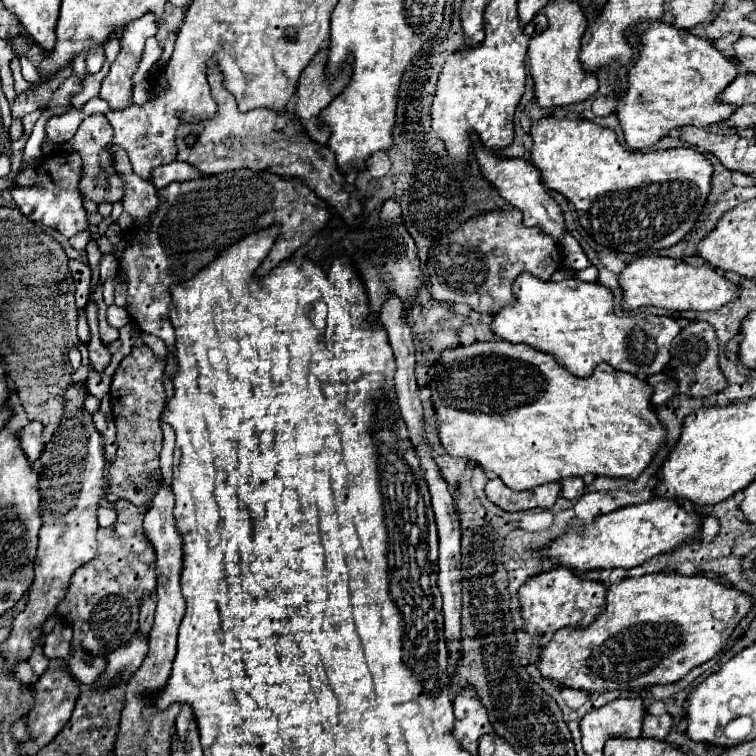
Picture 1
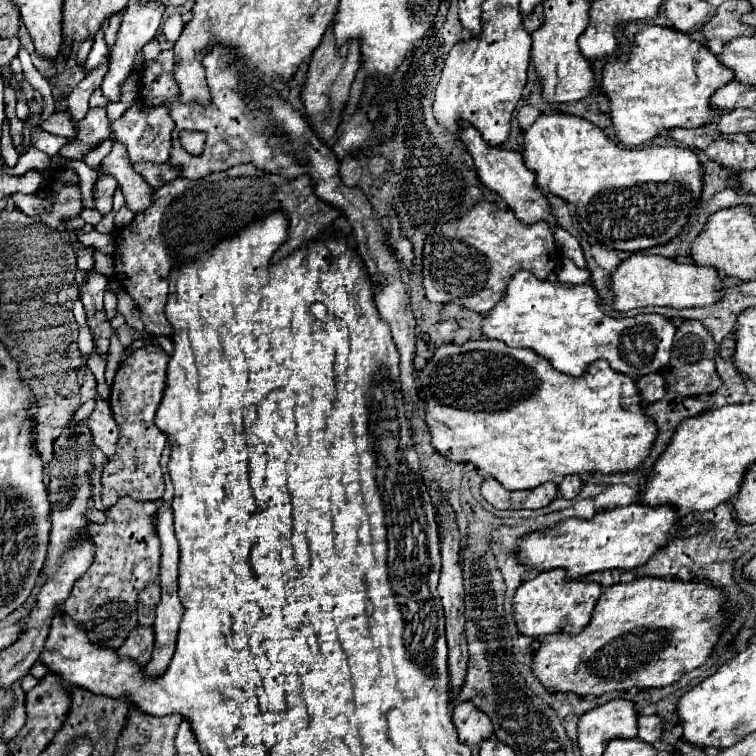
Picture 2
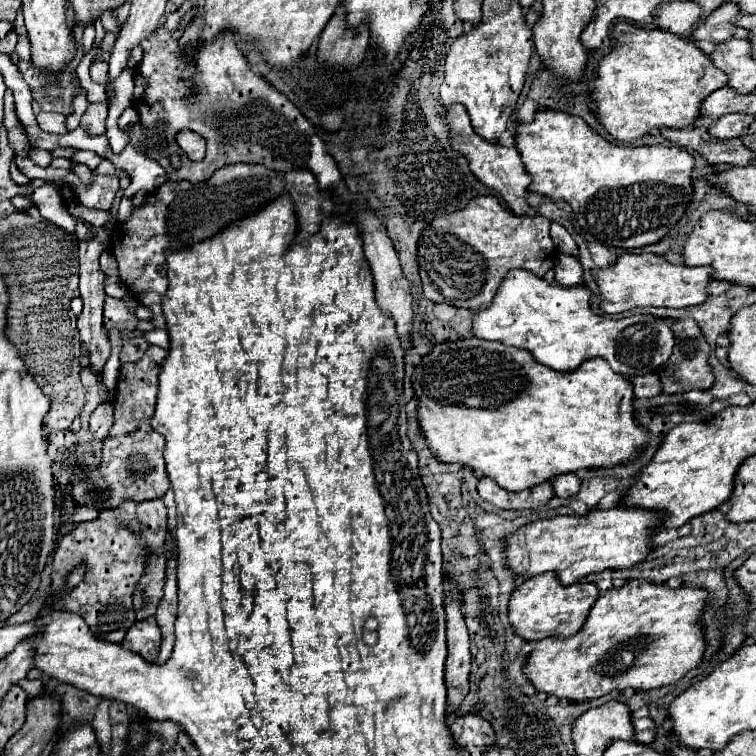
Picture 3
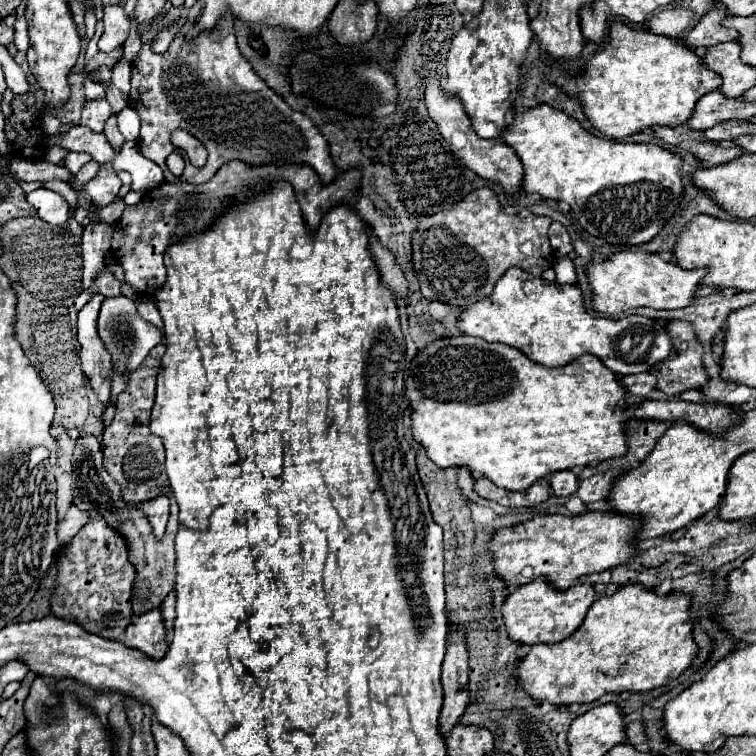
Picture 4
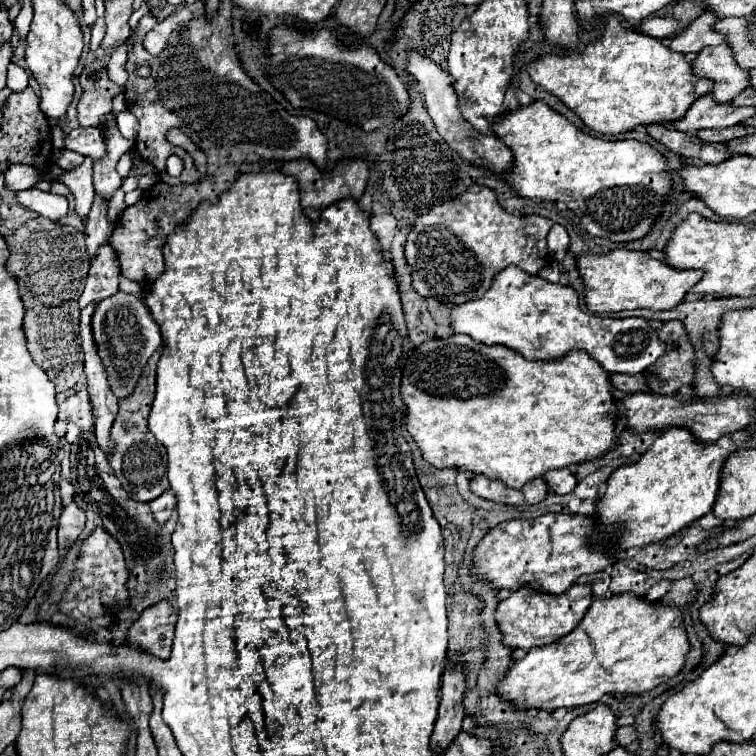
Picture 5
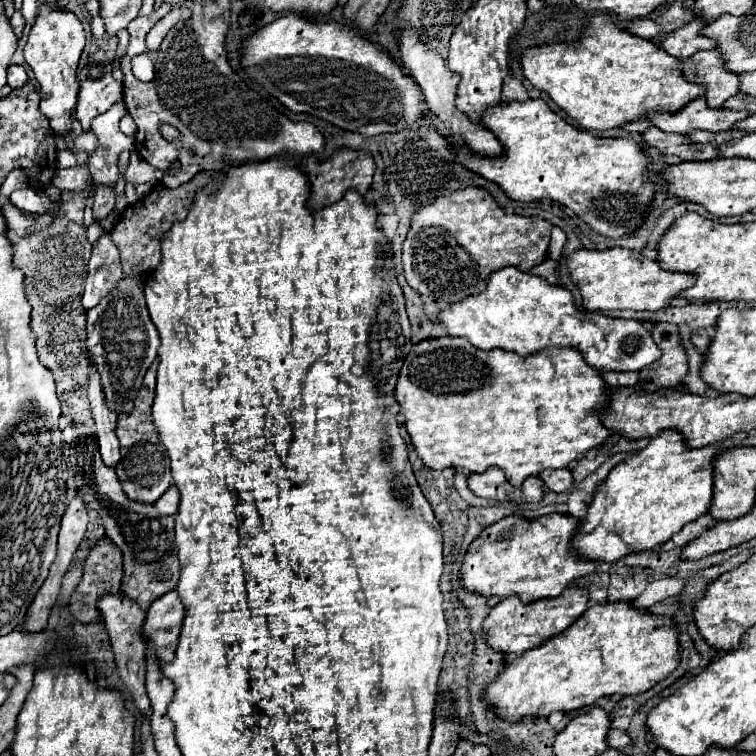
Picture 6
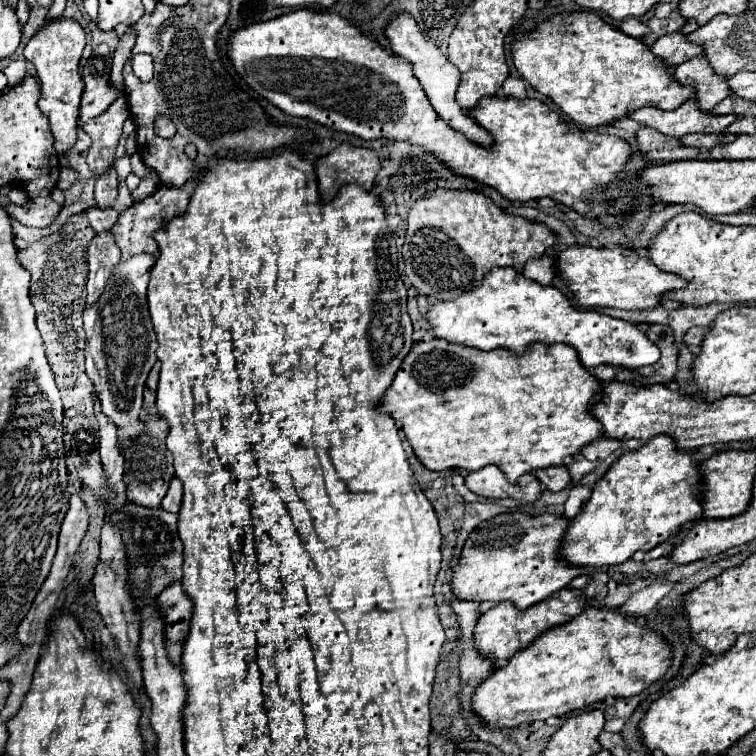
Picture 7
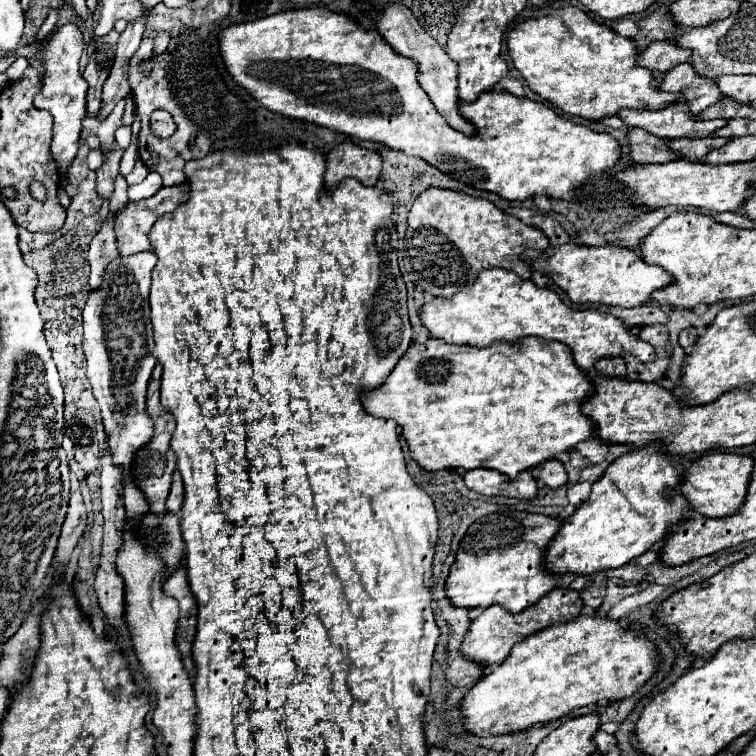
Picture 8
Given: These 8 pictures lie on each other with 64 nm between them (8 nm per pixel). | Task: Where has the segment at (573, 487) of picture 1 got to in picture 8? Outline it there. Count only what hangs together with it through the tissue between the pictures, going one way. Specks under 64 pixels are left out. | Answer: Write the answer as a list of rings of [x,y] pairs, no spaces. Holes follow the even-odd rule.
[[[556,458],[546,460],[544,464],[536,466],[536,468],[532,470],[532,476],[534,476],[540,484],[550,486],[550,488],[560,488],[560,486],[564,486],[566,480],[568,480],[562,462],[556,460]]]

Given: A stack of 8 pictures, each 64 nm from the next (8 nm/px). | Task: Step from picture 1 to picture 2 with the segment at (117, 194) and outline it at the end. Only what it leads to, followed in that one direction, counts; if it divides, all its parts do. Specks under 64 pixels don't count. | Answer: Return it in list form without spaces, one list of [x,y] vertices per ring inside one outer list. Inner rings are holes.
[[[90,108],[84,120],[78,122],[76,132],[78,132],[78,140],[62,146],[58,152],[60,156],[82,160],[84,152],[88,152],[98,142],[110,136],[110,122],[106,118],[106,108]]]

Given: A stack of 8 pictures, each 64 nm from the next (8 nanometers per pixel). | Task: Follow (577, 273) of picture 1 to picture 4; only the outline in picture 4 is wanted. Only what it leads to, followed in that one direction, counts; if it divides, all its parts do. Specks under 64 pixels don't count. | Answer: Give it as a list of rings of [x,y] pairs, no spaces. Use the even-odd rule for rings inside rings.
[[[570,258],[556,260],[554,270],[556,270],[556,282],[560,282],[560,284],[574,284],[574,282],[576,282],[574,264],[572,264],[572,260],[570,260]]]

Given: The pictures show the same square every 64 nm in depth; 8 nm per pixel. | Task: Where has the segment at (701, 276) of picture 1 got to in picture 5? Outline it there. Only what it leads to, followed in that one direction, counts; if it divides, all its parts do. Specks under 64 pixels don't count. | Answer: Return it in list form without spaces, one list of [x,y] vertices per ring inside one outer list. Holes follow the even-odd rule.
[[[614,248],[608,254],[582,254],[576,258],[580,278],[584,282],[586,308],[590,312],[618,312],[618,310],[668,310],[676,308],[686,292],[702,278],[700,270],[676,270],[662,260],[650,258],[646,252]]]

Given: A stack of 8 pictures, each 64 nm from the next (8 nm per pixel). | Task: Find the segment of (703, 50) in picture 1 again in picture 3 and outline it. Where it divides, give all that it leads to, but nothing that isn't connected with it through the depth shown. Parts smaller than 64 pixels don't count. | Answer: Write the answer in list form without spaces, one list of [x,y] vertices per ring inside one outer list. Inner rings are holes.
[[[618,22],[612,30],[612,38],[616,46],[612,46],[612,50],[598,62],[596,80],[590,84],[590,96],[596,104],[594,116],[618,142],[634,142],[648,134],[652,128],[692,126],[698,120],[702,100],[712,90],[722,88],[724,80],[728,80],[724,72],[712,68],[708,56],[702,54],[694,42],[672,36],[670,32],[662,32],[658,28],[636,28],[628,22]]]

